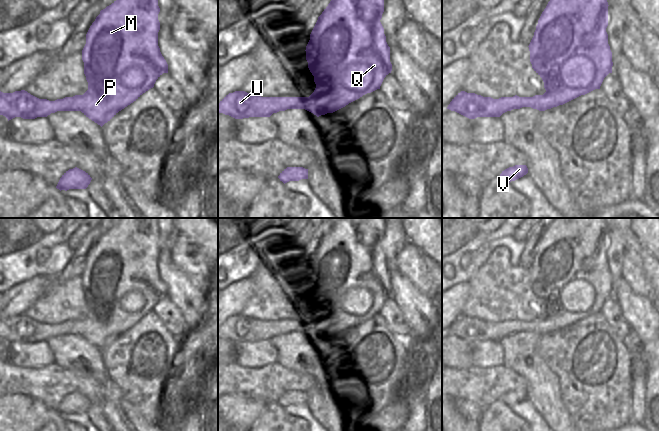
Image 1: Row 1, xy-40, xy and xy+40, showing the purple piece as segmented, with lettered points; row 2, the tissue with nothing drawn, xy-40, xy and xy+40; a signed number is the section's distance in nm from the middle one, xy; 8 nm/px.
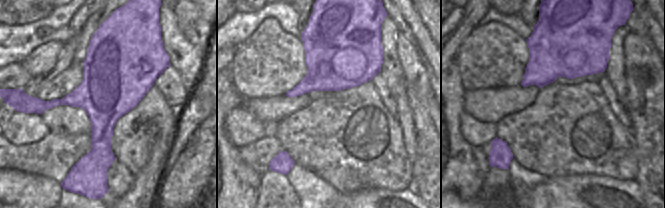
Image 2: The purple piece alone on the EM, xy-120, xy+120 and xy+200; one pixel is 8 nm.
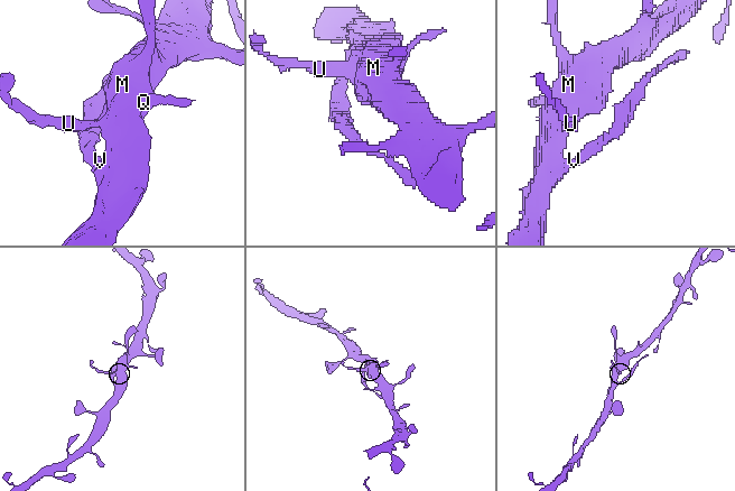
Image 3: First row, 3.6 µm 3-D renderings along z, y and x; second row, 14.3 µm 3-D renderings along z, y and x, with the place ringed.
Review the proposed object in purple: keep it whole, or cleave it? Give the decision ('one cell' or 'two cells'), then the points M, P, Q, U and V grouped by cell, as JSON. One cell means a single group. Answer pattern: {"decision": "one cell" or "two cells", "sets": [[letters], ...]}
{"decision": "one cell", "sets": [["M", "P", "Q", "U", "V"]]}

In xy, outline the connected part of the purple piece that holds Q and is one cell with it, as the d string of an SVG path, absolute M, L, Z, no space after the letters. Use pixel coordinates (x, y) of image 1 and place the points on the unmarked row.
M342 218L332 223L318 241L305 274L308 292L316 308L314 316L309 321L261 321L245 315L235 315L226 319L218 327L218 337L235 343L243 343L270 341L273 337L287 333L305 333L319 341L333 337L363 319L380 313L384 302L392 295L390 271L386 266L384 252L380 246L383 236L384 218Z

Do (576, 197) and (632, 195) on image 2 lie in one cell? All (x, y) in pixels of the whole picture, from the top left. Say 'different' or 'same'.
same

